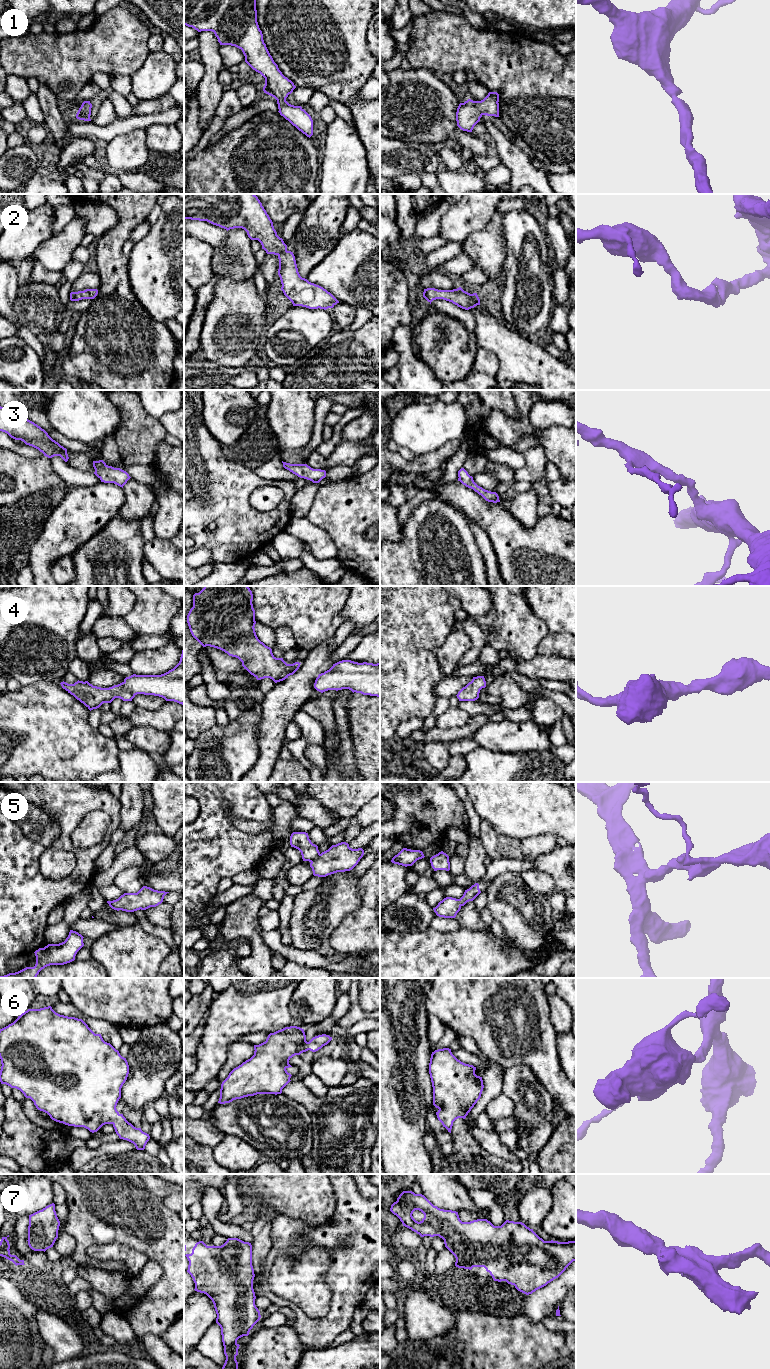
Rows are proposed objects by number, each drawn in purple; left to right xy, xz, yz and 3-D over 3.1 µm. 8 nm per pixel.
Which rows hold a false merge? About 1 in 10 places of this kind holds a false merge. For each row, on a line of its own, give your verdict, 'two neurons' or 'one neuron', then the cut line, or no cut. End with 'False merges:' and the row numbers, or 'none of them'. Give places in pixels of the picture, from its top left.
1: one neuron; cut none
2: one neuron; cut none
3: one neuron; cut none
4: one neuron; cut none
5: one neuron; cut none
6: one neuron; cut none
7: one neuron; cut none
False merges: none of them

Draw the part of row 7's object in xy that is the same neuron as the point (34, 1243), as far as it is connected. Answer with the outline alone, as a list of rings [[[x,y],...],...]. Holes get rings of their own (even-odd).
[[[52,1203],[29,1215],[28,1245],[34,1251],[46,1251],[58,1238],[60,1221]]]

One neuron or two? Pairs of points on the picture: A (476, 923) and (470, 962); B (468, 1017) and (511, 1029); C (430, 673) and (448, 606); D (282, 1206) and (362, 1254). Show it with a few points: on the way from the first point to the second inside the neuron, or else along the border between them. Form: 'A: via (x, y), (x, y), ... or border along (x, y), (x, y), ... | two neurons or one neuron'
A: border along (486, 926), (480, 930), (467, 930), (461, 927) | two neurons
B: via (479, 1017), (500, 1018) | one neuron
C: via (427, 656), (427, 627), (431, 623) | one neuron
D: border along (335, 1211), (327, 1222), (316, 1227), (295, 1218) | two neurons

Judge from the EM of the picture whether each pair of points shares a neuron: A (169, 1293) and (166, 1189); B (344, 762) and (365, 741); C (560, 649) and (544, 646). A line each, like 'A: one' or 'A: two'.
A: two
B: two
C: one

